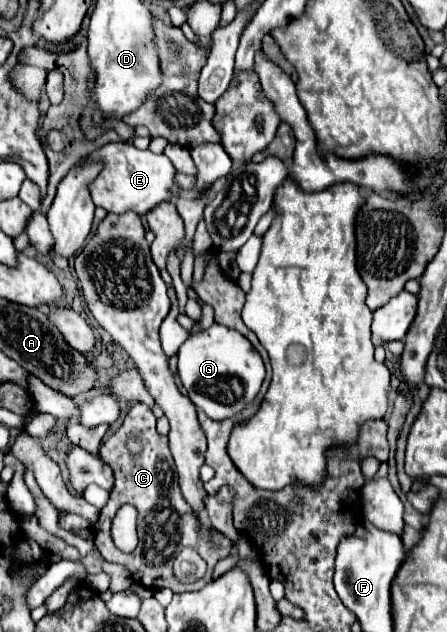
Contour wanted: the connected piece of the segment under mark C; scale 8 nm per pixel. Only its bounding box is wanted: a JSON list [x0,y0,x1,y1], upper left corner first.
[93,403,209,593]

